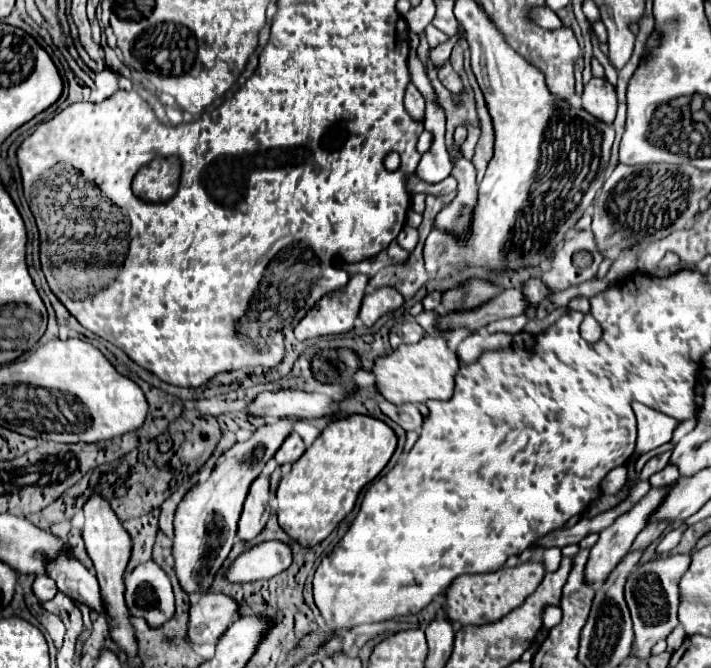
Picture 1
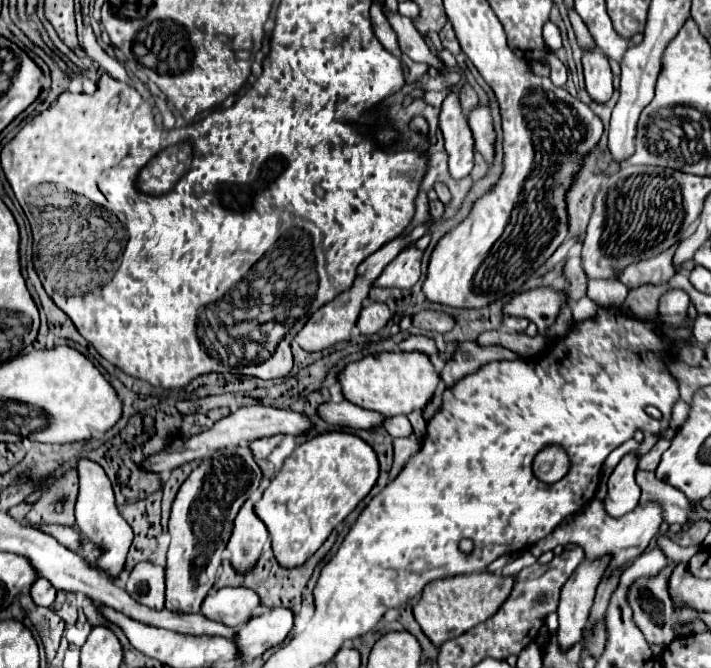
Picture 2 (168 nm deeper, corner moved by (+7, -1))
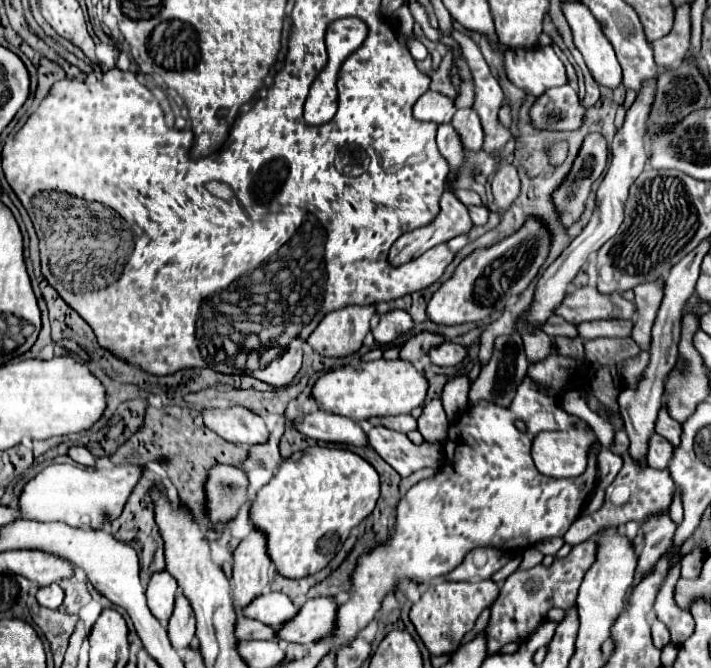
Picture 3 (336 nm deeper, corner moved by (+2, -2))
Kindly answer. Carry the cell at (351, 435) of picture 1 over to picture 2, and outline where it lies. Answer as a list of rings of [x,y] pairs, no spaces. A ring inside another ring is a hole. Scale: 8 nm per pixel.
[[[326,431],[298,445],[258,501],[256,515],[264,521],[280,565],[296,567],[312,557],[378,479],[378,457],[360,437],[346,431]]]

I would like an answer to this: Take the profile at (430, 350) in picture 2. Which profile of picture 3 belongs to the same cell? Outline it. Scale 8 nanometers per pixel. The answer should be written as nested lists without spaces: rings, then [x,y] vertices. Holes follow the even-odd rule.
[[[443,342],[429,352],[429,358],[437,366],[457,366],[467,358],[467,348],[453,342]]]

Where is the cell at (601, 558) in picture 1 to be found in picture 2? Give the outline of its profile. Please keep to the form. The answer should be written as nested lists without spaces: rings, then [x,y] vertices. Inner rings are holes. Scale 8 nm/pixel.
[[[602,555],[592,561],[584,559],[562,587],[558,605],[558,643],[562,649],[568,649],[582,639],[582,629],[588,623],[588,613],[596,595],[596,587],[606,573],[610,561],[610,555]]]

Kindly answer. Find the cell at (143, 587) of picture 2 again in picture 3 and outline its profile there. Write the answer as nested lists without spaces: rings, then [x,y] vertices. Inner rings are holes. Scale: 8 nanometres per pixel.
[[[163,570],[151,576],[151,582],[147,586],[147,606],[155,614],[155,618],[159,618],[159,622],[163,624],[169,622],[175,606],[175,596],[177,596],[177,586],[171,574]]]

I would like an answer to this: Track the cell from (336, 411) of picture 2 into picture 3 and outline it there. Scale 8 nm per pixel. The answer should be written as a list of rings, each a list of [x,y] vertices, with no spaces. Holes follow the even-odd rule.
[[[409,414],[395,416],[395,418],[371,418],[371,424],[373,426],[377,426],[377,424],[391,426],[391,430],[399,430],[403,434],[407,434],[411,430],[417,430],[417,420],[413,416],[409,416]]]

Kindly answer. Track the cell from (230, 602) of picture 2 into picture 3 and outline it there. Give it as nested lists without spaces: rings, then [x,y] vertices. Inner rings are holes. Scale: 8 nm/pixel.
[[[265,592],[263,596],[255,598],[255,602],[251,602],[251,606],[247,606],[247,610],[239,610],[239,614],[243,614],[245,618],[253,618],[259,620],[263,624],[269,626],[285,626],[291,618],[297,616],[299,606],[291,602],[289,596],[281,594],[281,592]]]

